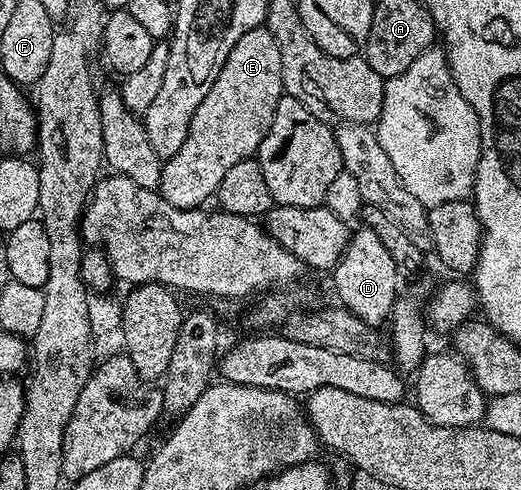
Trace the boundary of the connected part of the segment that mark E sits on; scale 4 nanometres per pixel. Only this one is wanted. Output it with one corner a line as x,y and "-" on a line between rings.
264,27
247,31
247,35
231,47
231,55
227,55
227,63
223,63
211,91
207,91
207,99
195,107
183,147
167,159
173,169
164,170
163,185
169,188
164,196
171,207
195,209
204,206
205,200
216,194
224,175
243,158
241,132
245,129
245,121
253,128
252,144
263,143
263,135
267,135
275,107
283,95
282,71
279,47
275,47
275,39
271,39
269,30

